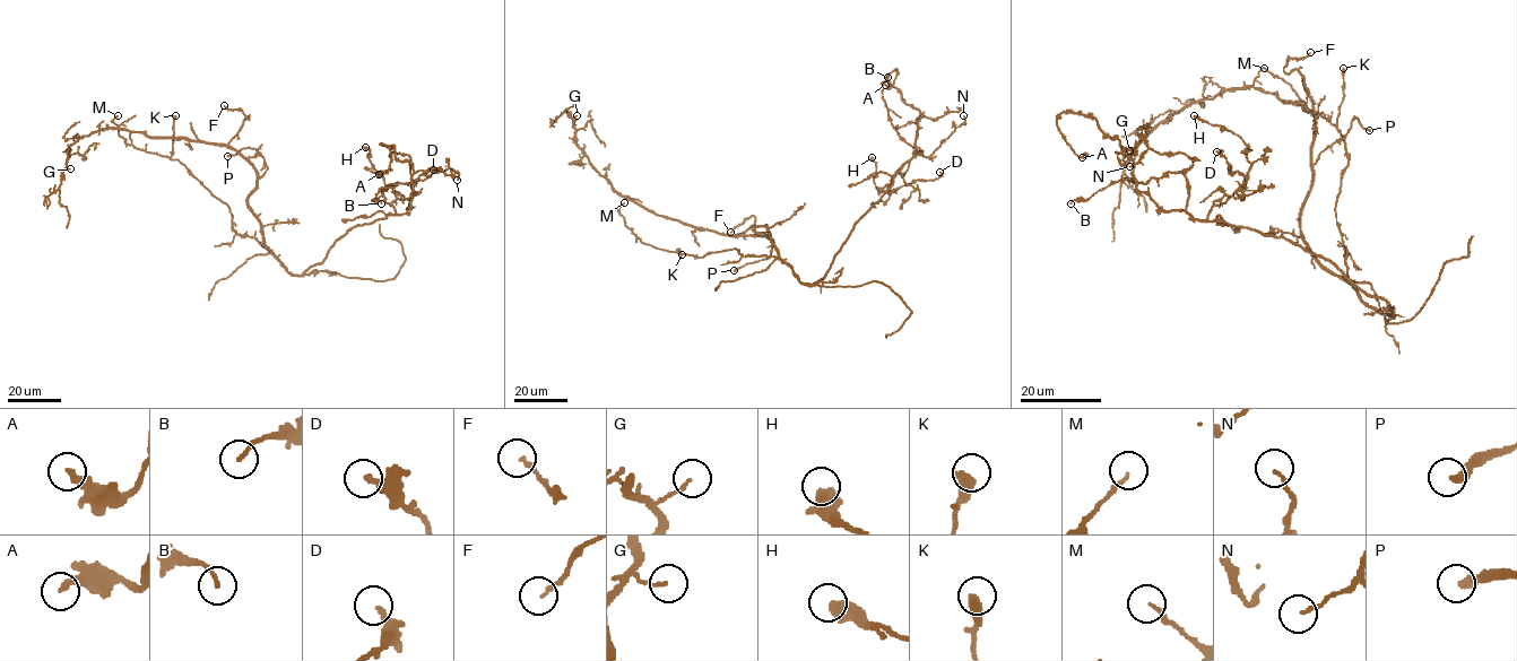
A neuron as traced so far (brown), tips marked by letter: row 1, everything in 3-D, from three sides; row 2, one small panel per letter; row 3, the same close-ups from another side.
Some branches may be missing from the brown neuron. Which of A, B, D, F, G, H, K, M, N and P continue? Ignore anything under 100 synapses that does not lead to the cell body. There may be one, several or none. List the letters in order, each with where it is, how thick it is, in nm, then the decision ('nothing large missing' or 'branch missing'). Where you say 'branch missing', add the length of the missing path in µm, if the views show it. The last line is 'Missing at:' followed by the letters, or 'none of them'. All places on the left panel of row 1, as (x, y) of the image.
A: at (379, 174); 320 nm thick; nothing large missing
B: at (381, 203); 160 nm thick; nothing large missing
D: at (433, 170); 240 nm thick; nothing large missing
F: at (224, 105); 160 nm thick; nothing large missing
G: at (70, 168); 120 nm thick; nothing large missing
H: at (365, 147); 600 nm thick; nothing large missing
K: at (175, 115); 440 nm thick; nothing large missing
M: at (118, 115); 110 nm thick; nothing large missing
N: at (457, 180); 120 nm thick; nothing large missing
P: at (227, 156); 360 nm thick; nothing large missing
Missing at: none of them

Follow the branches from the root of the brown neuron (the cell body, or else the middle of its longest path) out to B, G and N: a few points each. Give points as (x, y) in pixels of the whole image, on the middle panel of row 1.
B: (774, 246), (802, 283), (815, 284), (855, 224), (913, 153), (919, 154), (892, 127), (882, 97), (887, 77)
G: (774, 246), (765, 226), (754, 228), (763, 234), (720, 234), (657, 215), (621, 196), (577, 144), (577, 115)
N: (774, 246), (802, 283), (815, 284), (855, 224), (892, 184), (913, 153), (928, 157), (964, 122), (963, 115)

